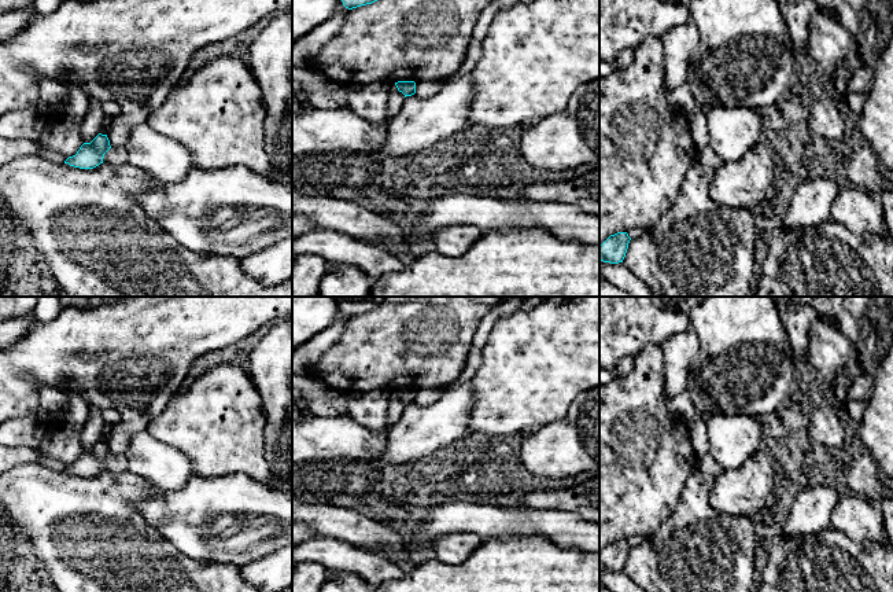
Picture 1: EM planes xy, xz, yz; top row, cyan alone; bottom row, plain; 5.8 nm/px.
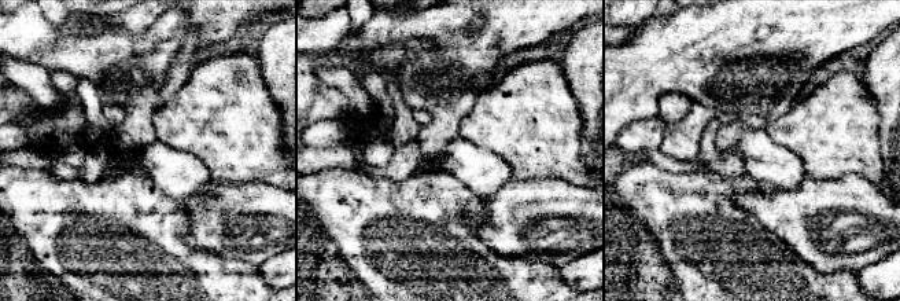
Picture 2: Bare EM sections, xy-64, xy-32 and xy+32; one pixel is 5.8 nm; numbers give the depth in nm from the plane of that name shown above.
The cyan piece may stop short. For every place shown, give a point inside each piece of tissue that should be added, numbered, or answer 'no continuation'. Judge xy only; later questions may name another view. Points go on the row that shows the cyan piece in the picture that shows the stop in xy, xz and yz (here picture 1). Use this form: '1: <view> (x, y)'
no continuation

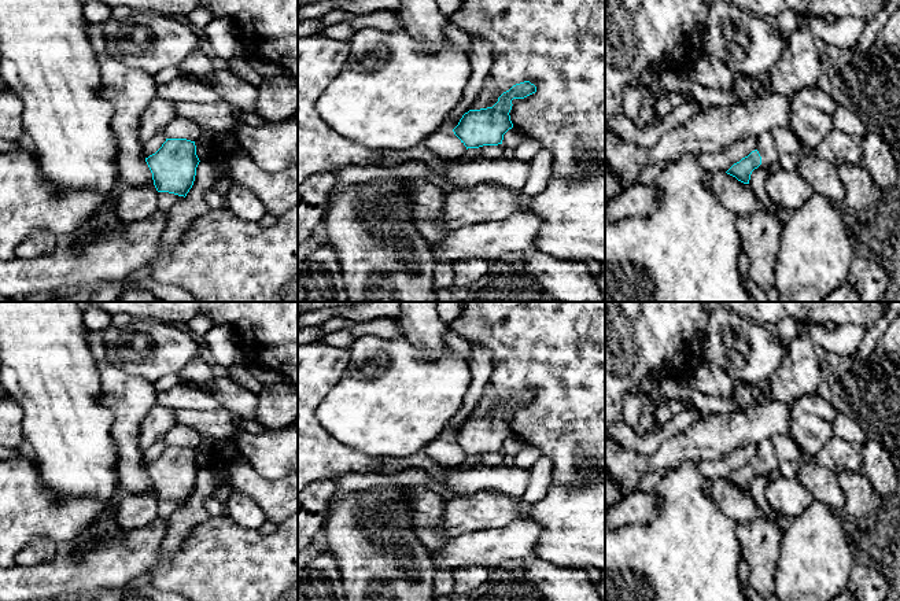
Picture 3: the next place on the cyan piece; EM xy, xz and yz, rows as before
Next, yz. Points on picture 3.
1: yz (781, 140)

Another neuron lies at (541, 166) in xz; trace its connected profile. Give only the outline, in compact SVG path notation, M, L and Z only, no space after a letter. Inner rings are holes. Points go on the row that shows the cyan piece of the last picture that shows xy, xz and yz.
M542 147L530 162L530 176L521 189L525 195L536 195L543 191L547 178L554 169L553 154Z

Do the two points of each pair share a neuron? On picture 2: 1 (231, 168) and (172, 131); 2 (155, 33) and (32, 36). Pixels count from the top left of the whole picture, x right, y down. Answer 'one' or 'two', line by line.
1: one
2: one

